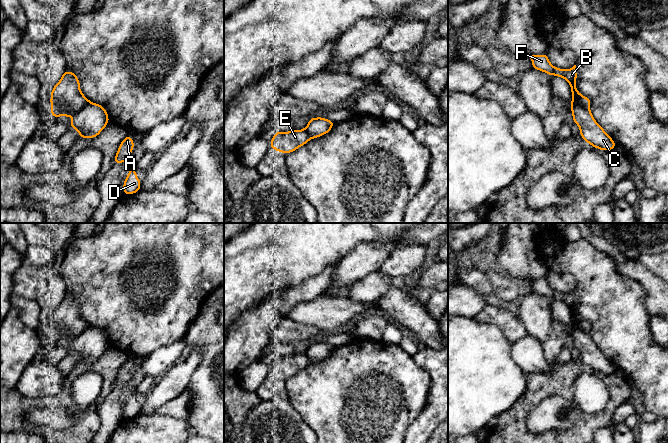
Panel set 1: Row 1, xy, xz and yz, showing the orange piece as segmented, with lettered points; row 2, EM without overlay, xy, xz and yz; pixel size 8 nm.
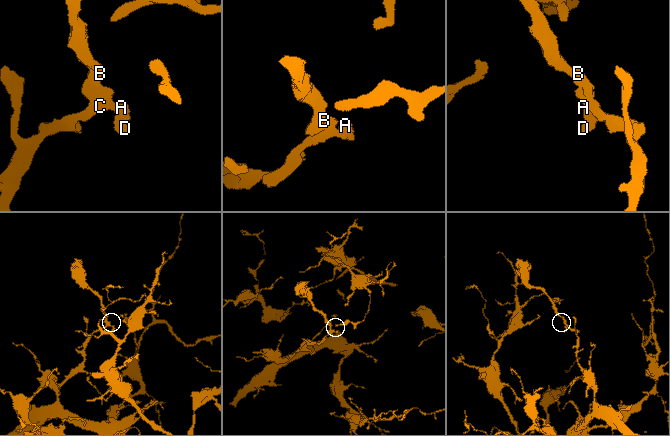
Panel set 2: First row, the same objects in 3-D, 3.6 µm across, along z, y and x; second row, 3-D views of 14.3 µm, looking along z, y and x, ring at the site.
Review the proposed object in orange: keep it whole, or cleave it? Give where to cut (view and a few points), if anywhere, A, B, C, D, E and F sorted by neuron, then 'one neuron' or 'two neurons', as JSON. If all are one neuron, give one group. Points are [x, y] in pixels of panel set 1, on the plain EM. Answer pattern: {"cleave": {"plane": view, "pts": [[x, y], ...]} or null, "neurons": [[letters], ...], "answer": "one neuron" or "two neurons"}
{"cleave": {"plane": "yz", "pts": [[572, 323], [588, 333]]}, "neurons": [["A", "C", "D"], ["B", "E", "F"]], "answer": "two neurons"}

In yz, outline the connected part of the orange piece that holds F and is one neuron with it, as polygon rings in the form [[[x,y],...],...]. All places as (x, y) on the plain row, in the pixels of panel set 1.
[[[547,278],[529,279],[528,281],[532,284],[532,290],[534,293],[543,295],[549,298],[550,300],[555,299],[564,302],[571,311],[572,324],[578,325],[585,332],[590,332],[590,323],[581,319],[578,316],[577,311],[575,309],[577,303],[576,289],[574,289],[572,292],[568,294],[564,294],[554,291],[550,287]]]

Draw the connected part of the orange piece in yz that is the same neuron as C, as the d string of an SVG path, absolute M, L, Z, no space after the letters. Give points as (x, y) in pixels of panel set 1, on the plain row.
M572 324L571 336L573 345L580 352L580 360L593 371L609 375L616 372L616 367L596 346L590 333L583 331L578 325Z

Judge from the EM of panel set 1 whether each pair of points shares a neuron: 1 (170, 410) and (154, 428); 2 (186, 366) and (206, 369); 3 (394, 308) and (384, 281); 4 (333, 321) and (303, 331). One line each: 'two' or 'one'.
1: two
2: two
3: two
4: two

